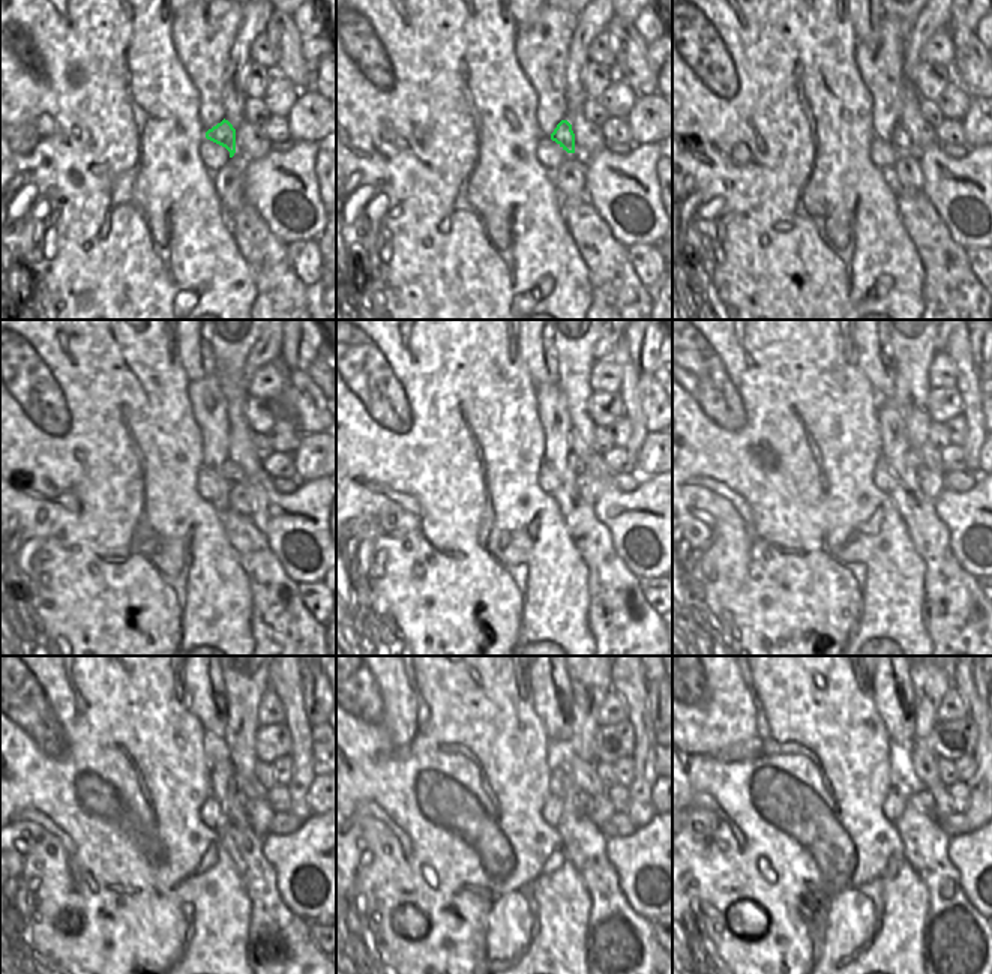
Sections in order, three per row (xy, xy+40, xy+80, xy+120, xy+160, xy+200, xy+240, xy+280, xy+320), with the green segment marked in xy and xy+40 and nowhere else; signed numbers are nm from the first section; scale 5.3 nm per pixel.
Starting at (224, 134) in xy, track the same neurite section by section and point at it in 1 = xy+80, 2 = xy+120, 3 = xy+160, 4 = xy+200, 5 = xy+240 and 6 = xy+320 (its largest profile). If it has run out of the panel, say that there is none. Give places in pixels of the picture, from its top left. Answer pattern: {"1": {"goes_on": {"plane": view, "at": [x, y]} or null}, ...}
{"1": {"goes_on": {"plane": "xy+80", "at": [899, 137]}}, "2": {"goes_on": {"plane": "xy+120", "at": [230, 471]}}, "3": {"goes_on": {"plane": "xy+160", "at": [575, 464]}}, "4": {"goes_on": {"plane": "xy+200", "at": [911, 458]}}, "5": {"goes_on": {"plane": "xy+240", "at": [242, 800]}}, "6": {"goes_on": {"plane": "xy+320", "at": [920, 797]}}}

